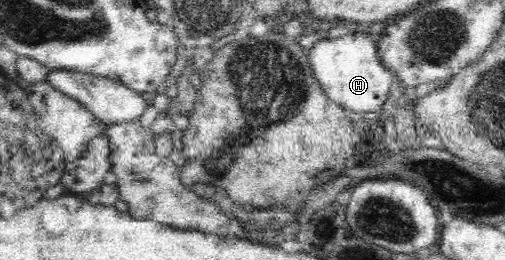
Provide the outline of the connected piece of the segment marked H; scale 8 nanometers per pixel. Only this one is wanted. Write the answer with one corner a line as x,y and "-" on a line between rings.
348,32
345,35
341,35
338,38
327,39
322,38
316,42
316,46
308,52
308,55
312,56
312,67
314,67
314,75
320,81
320,85
324,87
326,93
332,101
340,103
346,111
359,112
364,114
366,112
378,112
384,101
389,96
389,91
392,84
393,72
388,70
380,55
378,54
378,46
375,33
372,36
368,36
370,32

